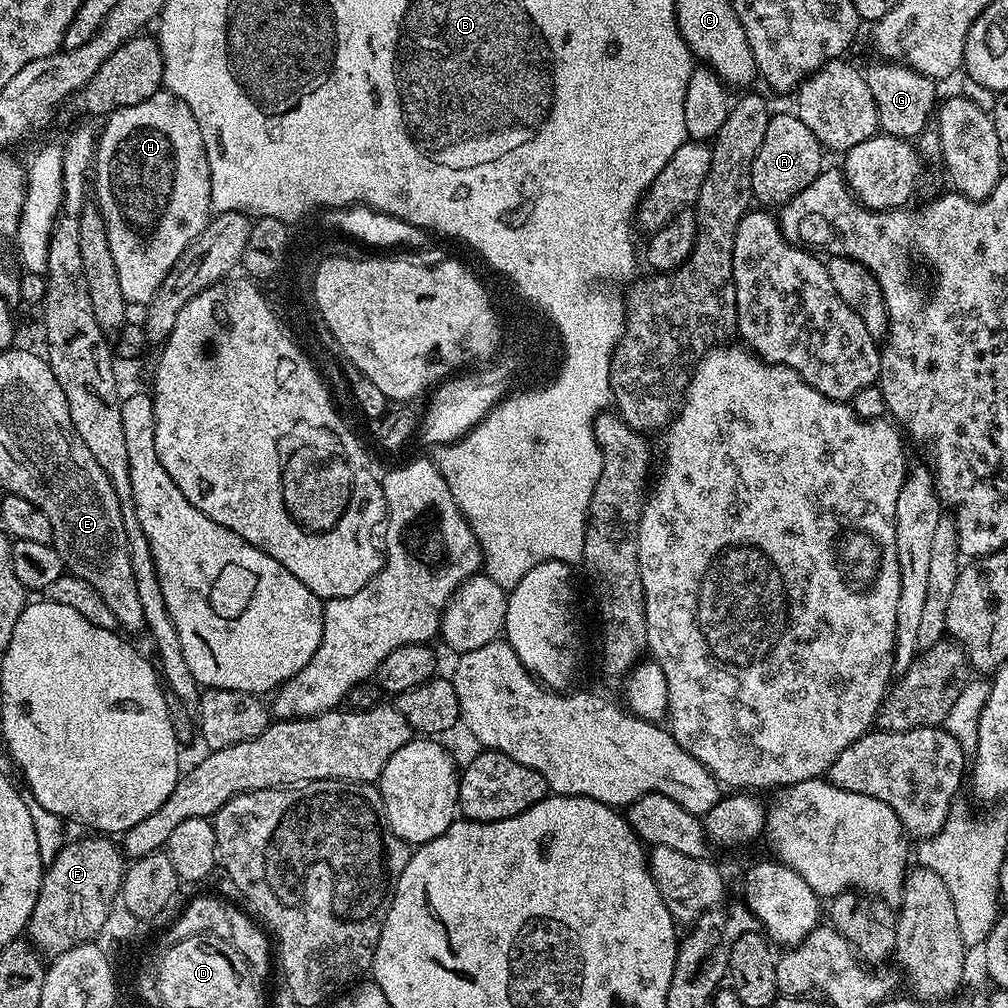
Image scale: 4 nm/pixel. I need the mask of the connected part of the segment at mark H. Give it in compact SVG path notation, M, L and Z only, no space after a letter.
M161 90L155 96L146 98L146 102L138 102L138 106L126 106L125 108L119 108L116 112L108 113L103 124L104 129L102 127L99 129L96 142L94 196L96 192L97 198L95 197L95 199L103 211L104 221L108 224L110 254L114 254L114 266L118 266L118 283L122 286L122 294L129 305L147 306L154 298L158 288L162 286L166 274L170 274L174 262L178 262L182 250L186 250L186 246L190 246L190 242L194 238L198 238L200 231L206 227L210 219L210 213L213 211L212 199L210 198L210 166L206 158L204 139L198 130L198 122L194 122L194 114L190 110L190 106L186 106L186 102L182 102L167 90Z

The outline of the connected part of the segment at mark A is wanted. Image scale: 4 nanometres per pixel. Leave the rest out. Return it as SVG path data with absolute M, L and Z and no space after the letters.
M791 111L769 115L766 138L762 138L762 146L758 146L752 167L753 197L764 203L761 205L779 206L794 198L794 194L806 190L822 171L820 152L822 145L818 138L814 138L814 134Z

